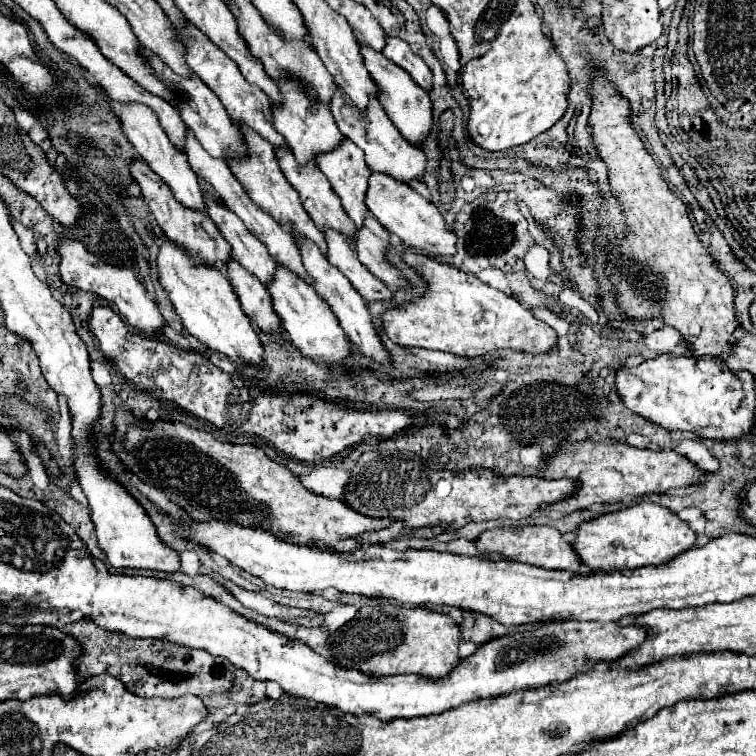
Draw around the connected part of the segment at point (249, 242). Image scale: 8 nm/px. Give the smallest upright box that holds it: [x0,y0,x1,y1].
[207,200,277,286]

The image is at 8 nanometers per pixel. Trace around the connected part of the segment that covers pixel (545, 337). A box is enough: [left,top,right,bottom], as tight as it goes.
[383,252,557,356]

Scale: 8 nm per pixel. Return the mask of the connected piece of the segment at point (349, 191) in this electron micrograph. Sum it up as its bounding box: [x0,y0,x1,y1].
[317,140,371,228]

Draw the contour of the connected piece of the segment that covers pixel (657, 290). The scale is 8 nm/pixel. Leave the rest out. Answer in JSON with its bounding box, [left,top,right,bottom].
[589,78,737,356]

